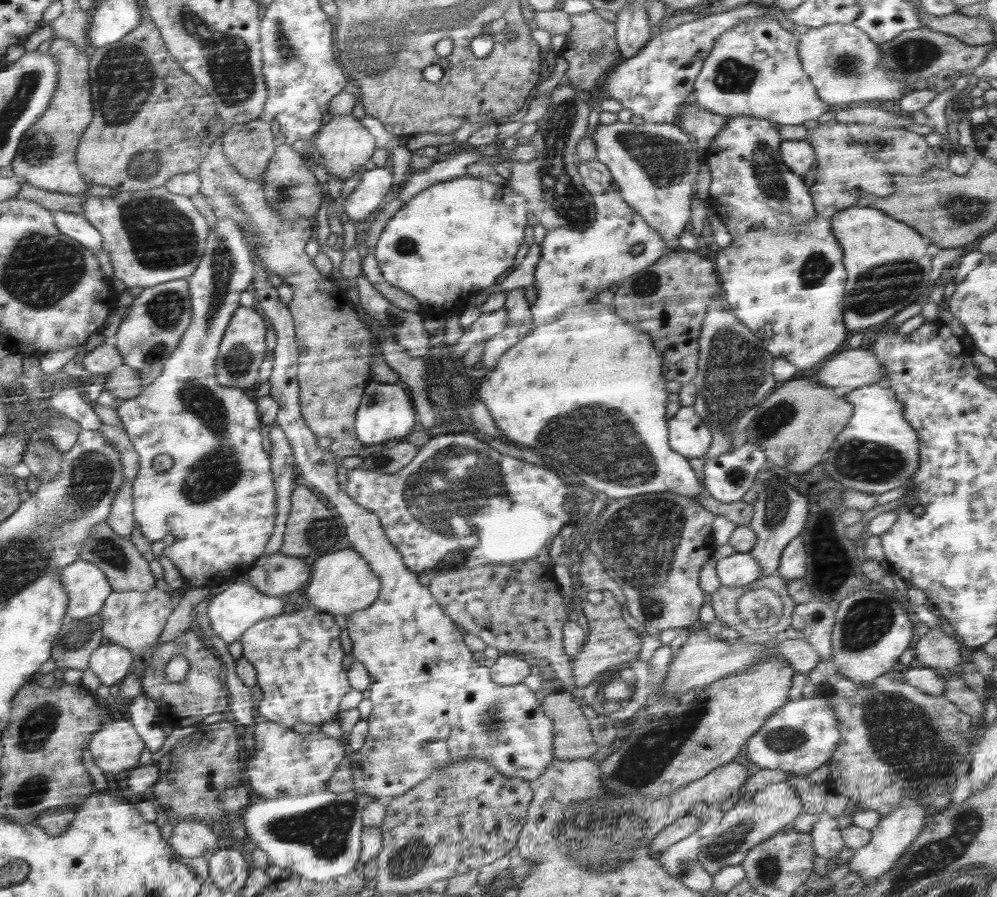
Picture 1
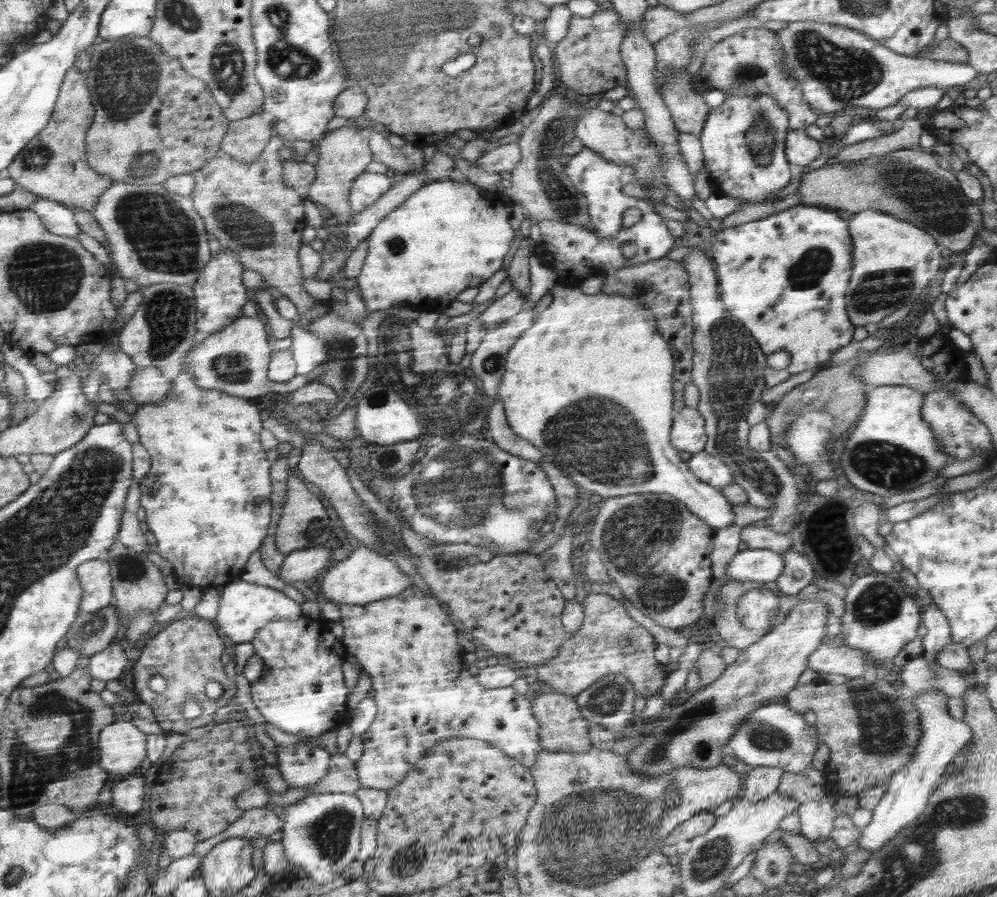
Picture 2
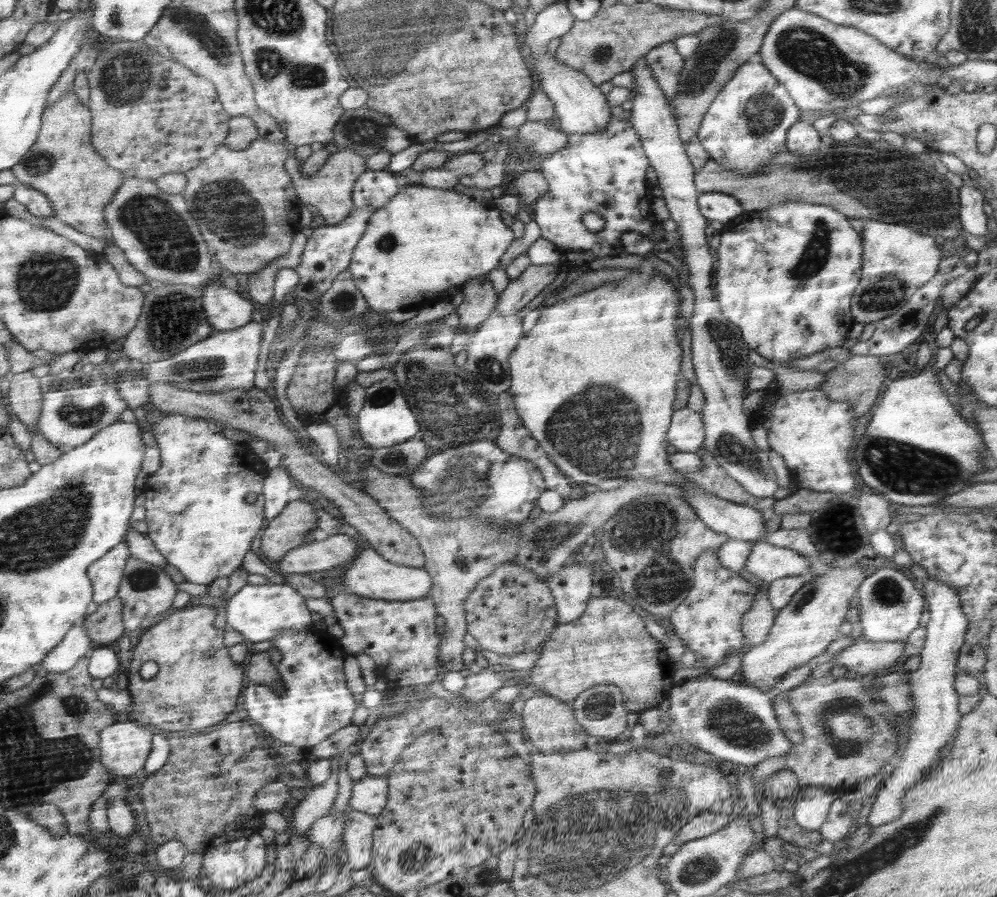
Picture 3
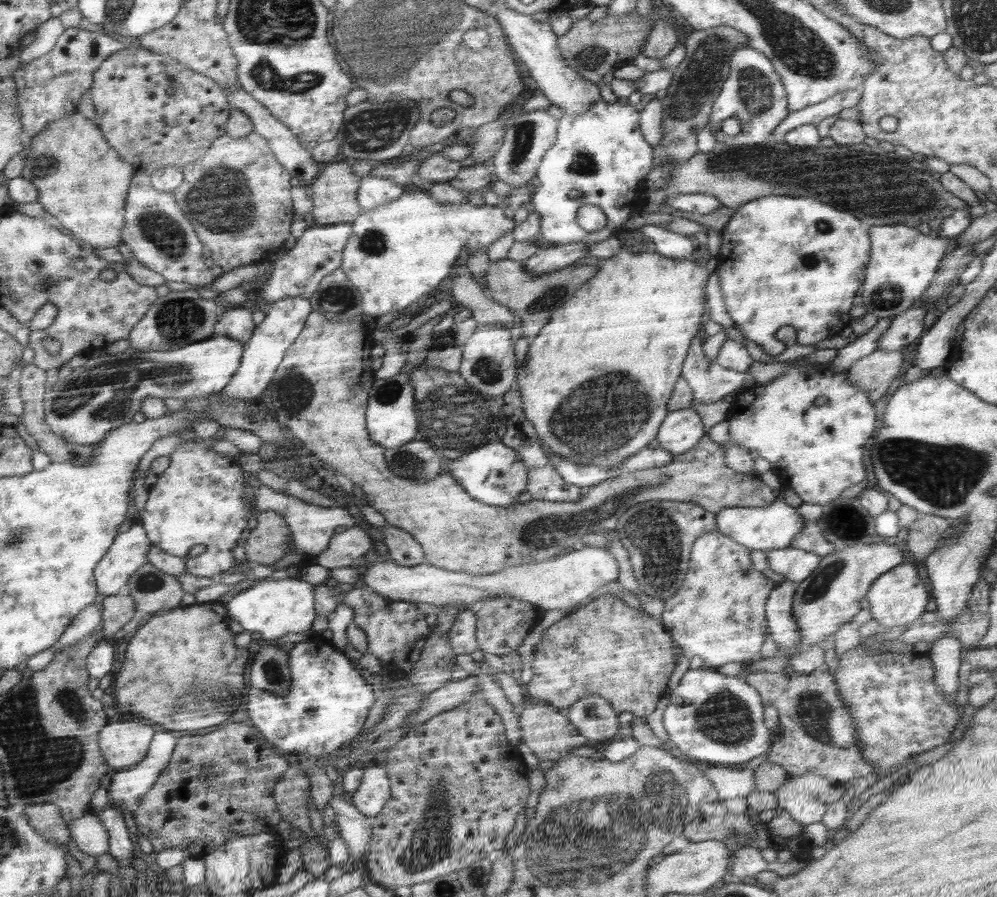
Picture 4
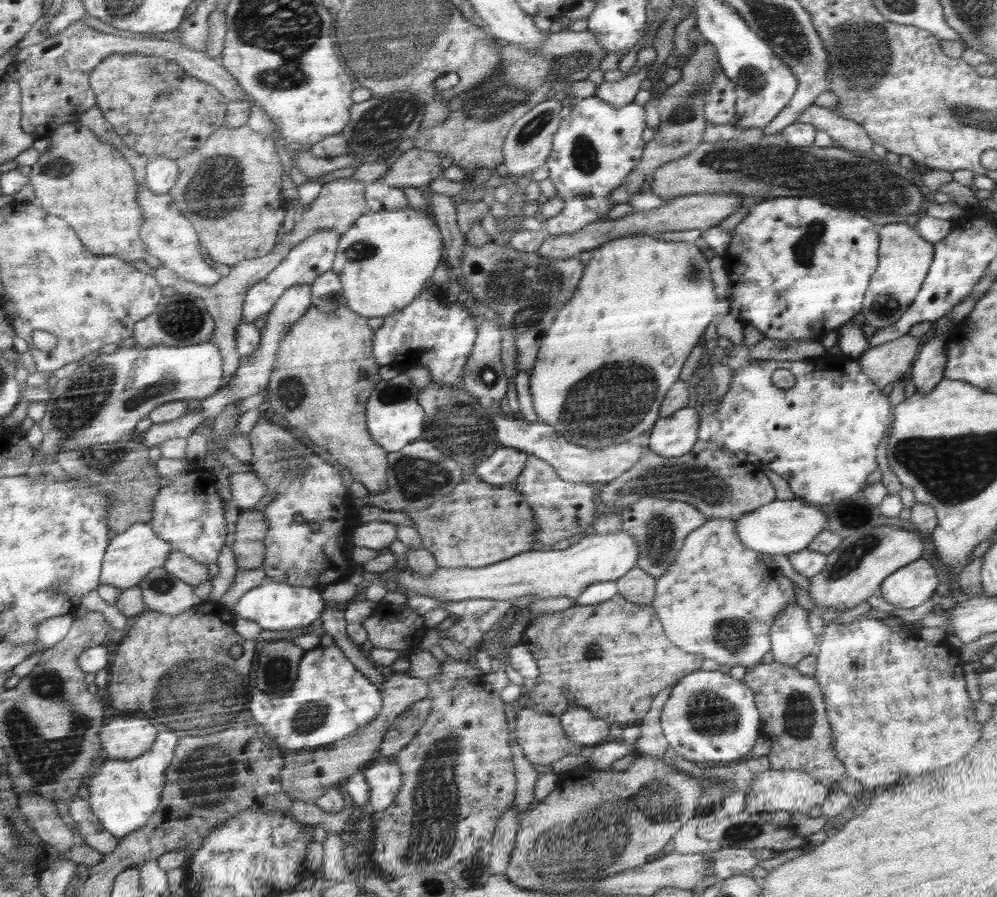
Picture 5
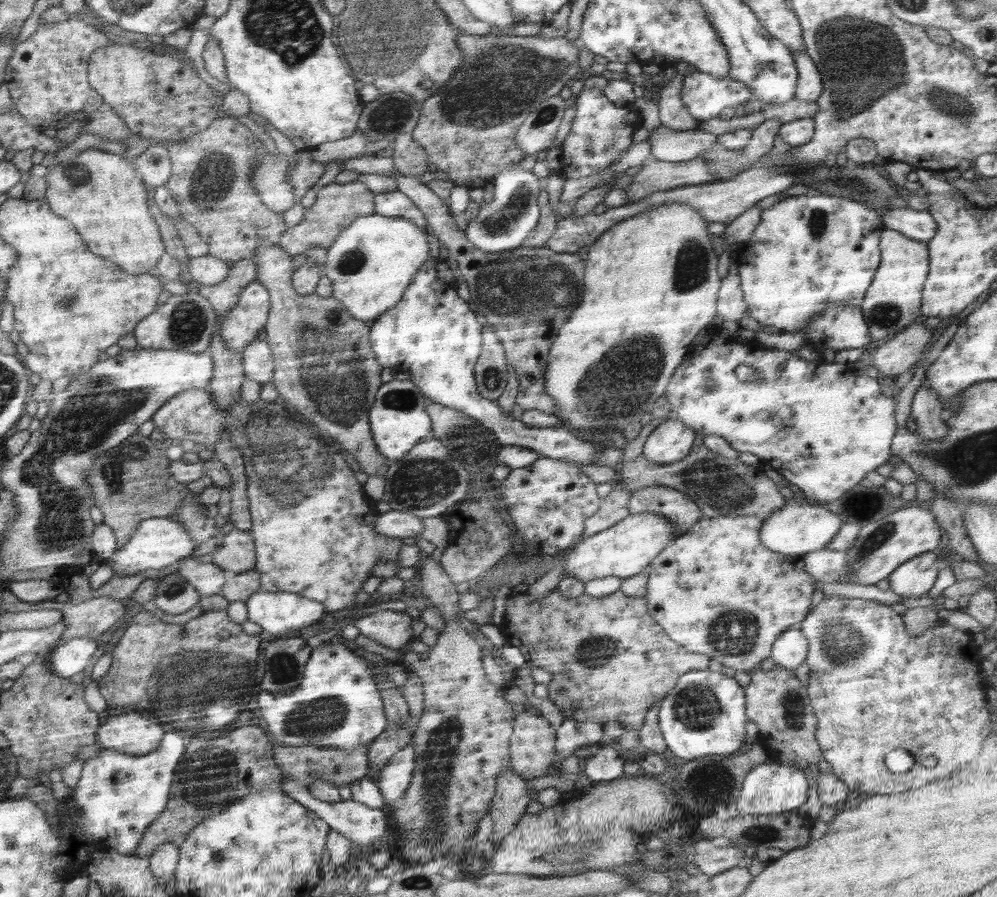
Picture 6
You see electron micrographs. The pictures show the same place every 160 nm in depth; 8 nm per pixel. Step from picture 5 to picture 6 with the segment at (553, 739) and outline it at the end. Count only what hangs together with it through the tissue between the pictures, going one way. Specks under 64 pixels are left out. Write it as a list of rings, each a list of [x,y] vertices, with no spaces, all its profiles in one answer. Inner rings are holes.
[[[523,708],[515,720],[515,734],[510,743],[511,768],[518,776],[531,779],[548,774],[550,766],[554,763],[558,751],[555,741],[558,740],[557,732],[540,713],[530,708]]]

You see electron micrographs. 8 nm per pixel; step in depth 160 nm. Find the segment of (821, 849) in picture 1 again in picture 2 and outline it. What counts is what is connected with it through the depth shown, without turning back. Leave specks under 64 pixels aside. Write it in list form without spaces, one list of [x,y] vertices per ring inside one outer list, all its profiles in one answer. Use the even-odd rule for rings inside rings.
[[[818,798],[802,803],[797,810],[800,816],[800,833],[809,840],[829,838],[834,828],[837,814],[833,808],[833,799]]]

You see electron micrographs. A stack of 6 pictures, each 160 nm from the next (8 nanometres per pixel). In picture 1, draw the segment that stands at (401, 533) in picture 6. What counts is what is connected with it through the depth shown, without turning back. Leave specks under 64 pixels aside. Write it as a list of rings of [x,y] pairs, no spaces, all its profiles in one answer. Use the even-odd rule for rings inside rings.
[[[278,552],[260,557],[248,576],[249,582],[264,594],[284,597],[308,582],[311,570],[303,558]]]

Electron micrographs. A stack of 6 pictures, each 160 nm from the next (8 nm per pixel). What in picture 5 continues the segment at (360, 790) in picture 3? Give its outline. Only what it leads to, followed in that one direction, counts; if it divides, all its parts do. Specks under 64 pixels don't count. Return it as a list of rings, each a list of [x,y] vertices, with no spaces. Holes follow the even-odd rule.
[[[380,758],[362,770],[369,786],[365,807],[370,812],[386,810],[399,794],[403,784],[403,771],[392,758]]]

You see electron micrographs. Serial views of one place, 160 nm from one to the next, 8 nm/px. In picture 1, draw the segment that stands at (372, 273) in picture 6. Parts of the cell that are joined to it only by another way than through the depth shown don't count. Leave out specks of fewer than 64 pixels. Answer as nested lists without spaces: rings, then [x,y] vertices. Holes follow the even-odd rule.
[[[470,175],[456,177],[447,181],[442,181],[430,188],[422,190],[420,194],[412,197],[400,210],[385,224],[384,230],[379,234],[379,239],[372,249],[373,255],[376,257],[376,262],[379,264],[379,269],[382,276],[396,288],[403,289],[418,300],[419,304],[424,304],[432,310],[432,317],[447,318],[453,314],[461,312],[466,308],[466,302],[469,297],[475,296],[483,288],[496,286],[500,283],[507,274],[516,270],[516,258],[520,258],[520,250],[524,250],[524,242],[528,242],[528,222],[532,222],[532,211],[528,210],[527,198],[516,194],[512,190],[512,186],[499,185],[498,183],[488,182],[478,177]]]

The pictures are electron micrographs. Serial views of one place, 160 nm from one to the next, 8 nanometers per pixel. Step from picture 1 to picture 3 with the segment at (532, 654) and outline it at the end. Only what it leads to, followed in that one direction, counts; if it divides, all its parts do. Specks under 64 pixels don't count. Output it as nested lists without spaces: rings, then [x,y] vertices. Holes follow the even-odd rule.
[[[151,382],[150,386],[151,402],[160,411],[220,422],[224,426],[253,434],[257,439],[267,441],[270,448],[282,454],[280,466],[291,474],[295,482],[301,487],[310,487],[320,492],[324,502],[334,502],[344,521],[354,527],[372,549],[393,563],[420,568],[425,566],[426,558],[419,542],[392,520],[376,499],[366,494],[364,490],[357,489],[347,480],[342,480],[319,457],[312,456],[302,449],[300,442],[296,440],[295,432],[288,429],[272,398],[264,391],[253,387],[249,390],[231,389],[218,393],[198,393],[180,390],[168,382]],[[518,563],[498,566],[494,572],[485,576],[471,590],[464,607],[467,615],[467,635],[474,636],[477,643],[486,650],[504,656],[514,656],[547,642],[549,634],[558,625],[558,607],[551,587],[535,572]]]

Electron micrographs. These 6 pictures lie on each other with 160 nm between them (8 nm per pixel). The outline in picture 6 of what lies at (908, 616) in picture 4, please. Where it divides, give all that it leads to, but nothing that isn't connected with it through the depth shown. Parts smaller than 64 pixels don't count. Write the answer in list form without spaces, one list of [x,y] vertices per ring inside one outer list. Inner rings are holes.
[[[932,551],[919,554],[888,576],[890,589],[903,597],[924,597],[934,586],[941,568],[940,560]]]

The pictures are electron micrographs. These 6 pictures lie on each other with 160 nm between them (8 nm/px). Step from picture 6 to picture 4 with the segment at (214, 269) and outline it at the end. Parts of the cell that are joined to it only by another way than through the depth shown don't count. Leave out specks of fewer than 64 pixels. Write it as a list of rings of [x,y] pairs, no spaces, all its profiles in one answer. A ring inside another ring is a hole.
[[[144,168],[136,174],[134,180],[125,206],[126,230],[122,230],[123,244],[132,250],[132,254],[138,262],[161,274],[166,281],[197,285],[210,284],[214,280],[214,272],[210,272],[210,268],[204,262],[203,242],[200,242],[194,224],[183,213],[182,207],[176,202],[175,197],[168,192],[156,191],[151,183],[151,175]]]

